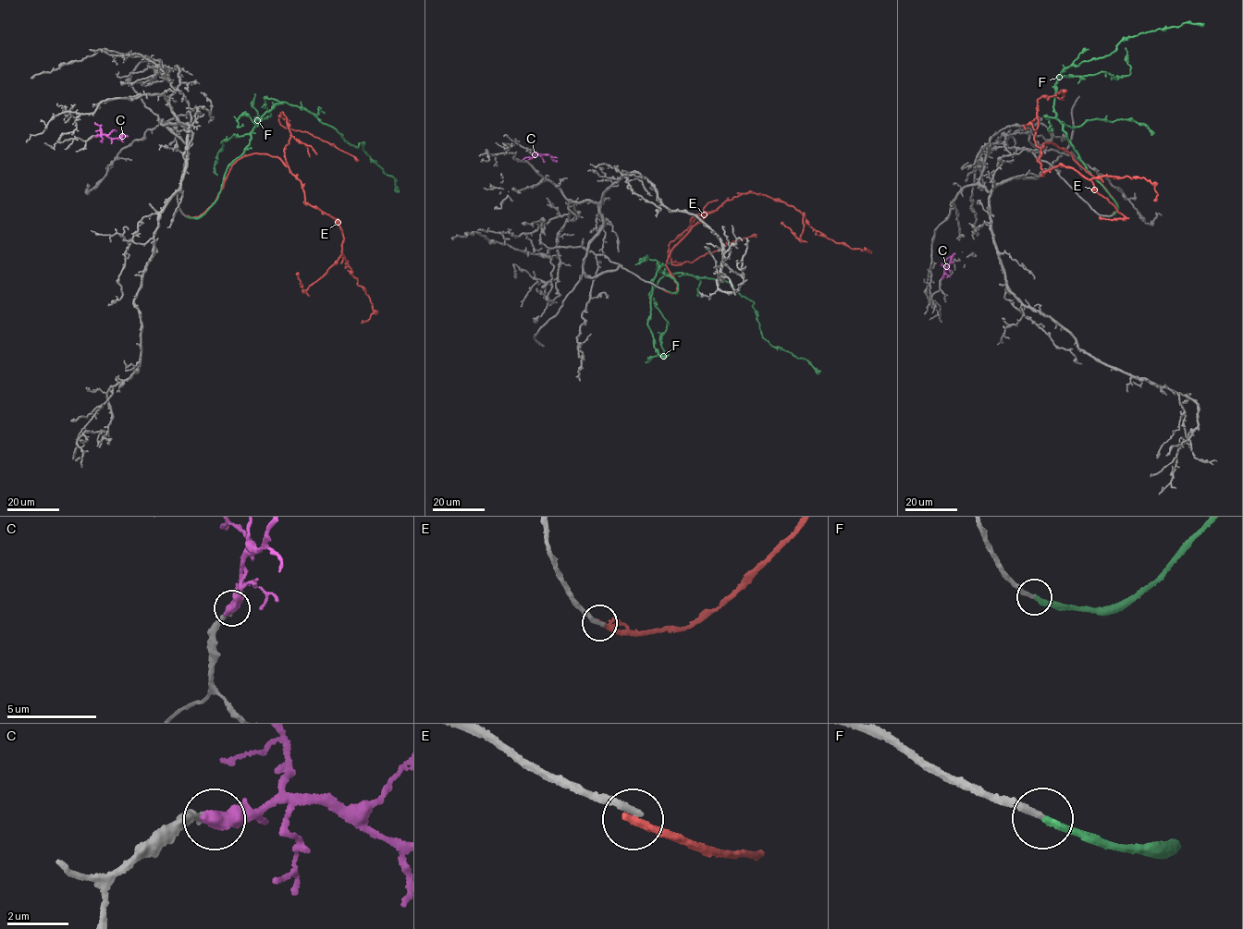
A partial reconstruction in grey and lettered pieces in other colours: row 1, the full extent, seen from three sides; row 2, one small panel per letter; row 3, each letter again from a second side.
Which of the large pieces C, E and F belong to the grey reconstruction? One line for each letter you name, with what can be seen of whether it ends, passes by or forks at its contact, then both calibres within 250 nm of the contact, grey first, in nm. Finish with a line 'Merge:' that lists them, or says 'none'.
F: it ends there; 220 nm thick on the grey side, 240 nm on the other
Merge: F

